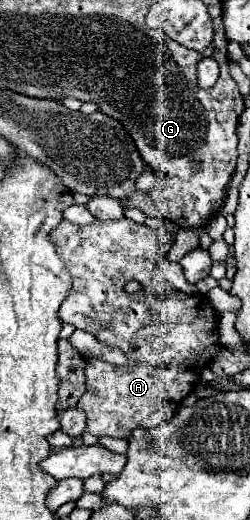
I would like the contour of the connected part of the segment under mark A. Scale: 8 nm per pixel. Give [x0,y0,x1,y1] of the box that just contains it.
[50,217,224,439]

